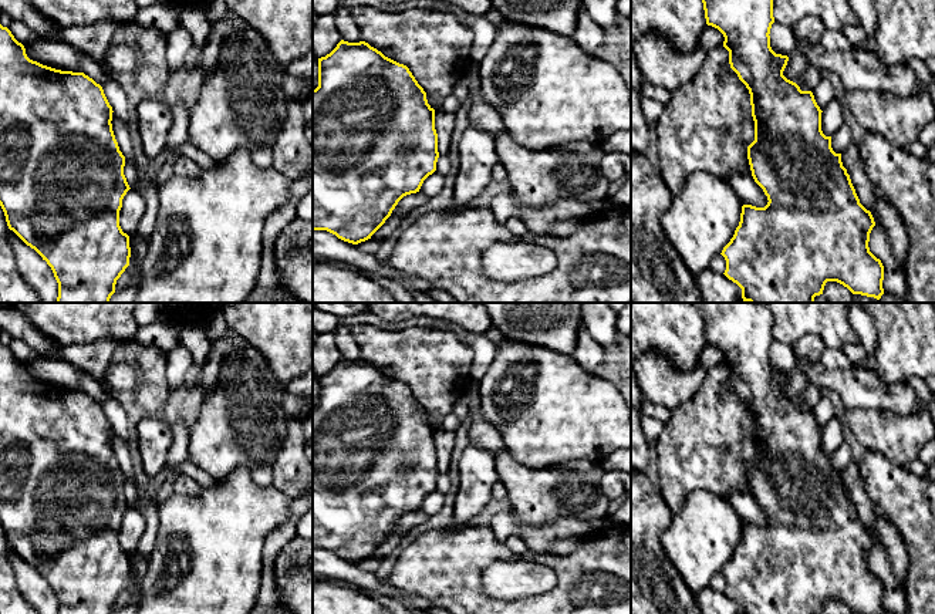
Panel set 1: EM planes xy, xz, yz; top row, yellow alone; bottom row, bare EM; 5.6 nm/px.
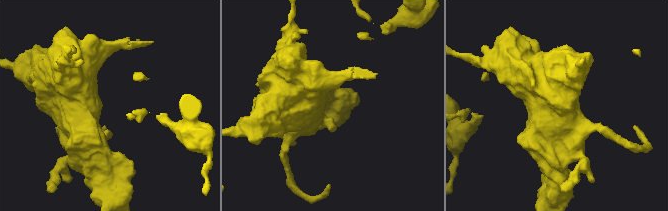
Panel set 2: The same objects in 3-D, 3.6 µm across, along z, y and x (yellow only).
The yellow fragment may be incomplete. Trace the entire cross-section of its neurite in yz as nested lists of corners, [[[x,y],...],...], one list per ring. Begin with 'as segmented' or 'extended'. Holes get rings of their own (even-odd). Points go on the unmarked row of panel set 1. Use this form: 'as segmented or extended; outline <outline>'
as segmented; outline [[[692,303],[699,311],[706,343],[718,347],[723,355],[723,365],[729,370],[730,387],[737,392],[739,398],[746,404],[750,412],[752,435],[755,439],[755,459],[747,465],[747,478],[755,500],[763,507],[767,515],[764,526],[743,523],[739,544],[735,549],[730,560],[723,566],[722,574],[726,578],[725,594],[742,607],[742,614],[820,614],[823,613],[827,600],[837,600],[847,605],[853,613],[861,614],[882,614],[884,584],[868,566],[870,551],[875,544],[874,536],[867,529],[855,512],[847,488],[843,485],[841,472],[836,472],[831,466],[831,455],[826,455],[821,449],[821,428],[817,424],[811,409],[801,409],[800,405],[787,398],[783,389],[787,384],[789,375],[776,372],[770,365],[770,347],[774,341],[773,335],[773,316],[766,303]]]

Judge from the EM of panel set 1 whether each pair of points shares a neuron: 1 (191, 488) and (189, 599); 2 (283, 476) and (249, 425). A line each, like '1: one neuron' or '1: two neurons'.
1: two neurons
2: two neurons

